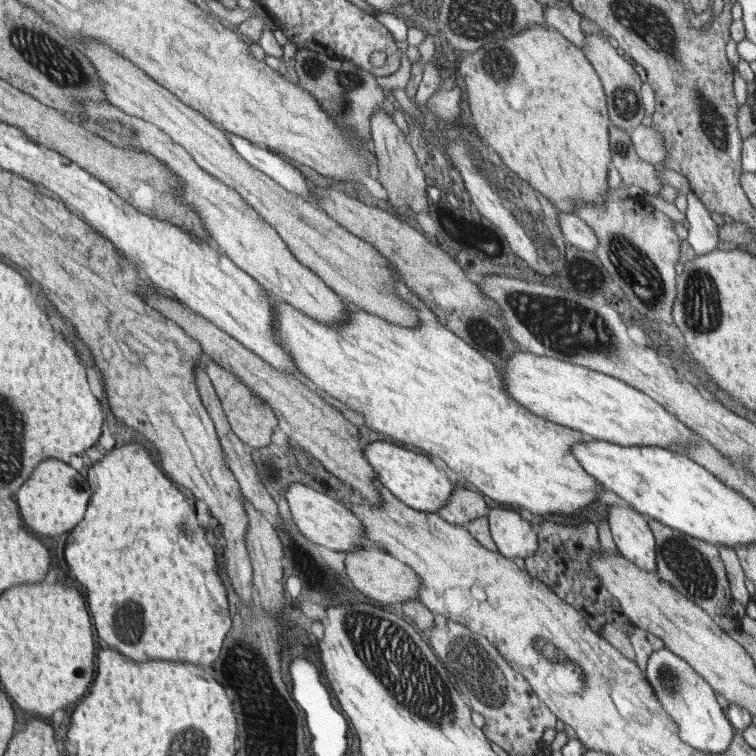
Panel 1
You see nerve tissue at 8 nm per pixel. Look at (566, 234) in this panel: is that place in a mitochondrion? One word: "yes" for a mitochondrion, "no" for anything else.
no

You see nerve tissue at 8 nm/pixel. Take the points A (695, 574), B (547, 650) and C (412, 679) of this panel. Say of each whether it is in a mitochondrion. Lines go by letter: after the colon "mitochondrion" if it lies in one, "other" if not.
A: mitochondrion
B: mitochondrion
C: mitochondrion

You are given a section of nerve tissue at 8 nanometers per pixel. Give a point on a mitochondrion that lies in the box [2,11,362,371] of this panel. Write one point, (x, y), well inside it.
(43, 52)

